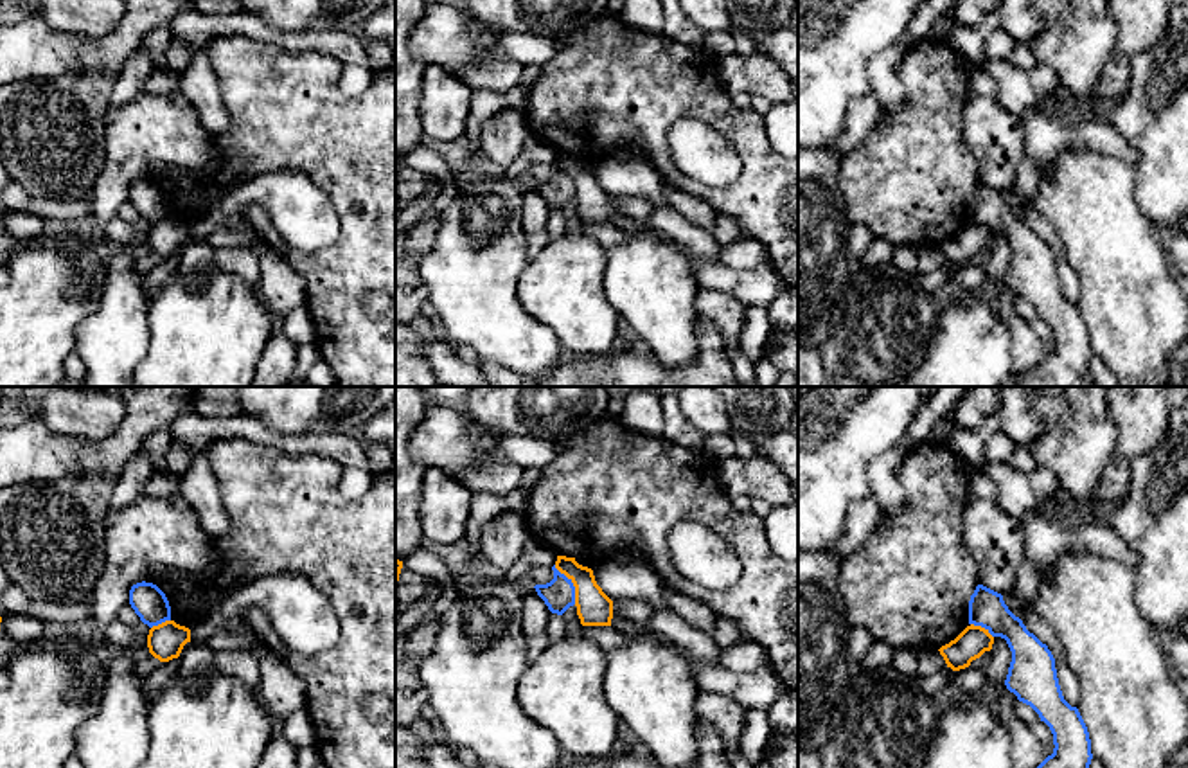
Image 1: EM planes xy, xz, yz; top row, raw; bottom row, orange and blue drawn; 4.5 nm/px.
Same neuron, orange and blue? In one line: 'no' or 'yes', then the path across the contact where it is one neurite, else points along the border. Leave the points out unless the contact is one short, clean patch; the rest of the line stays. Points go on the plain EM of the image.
no; border along xz (554, 162), (572, 180), (576, 200)

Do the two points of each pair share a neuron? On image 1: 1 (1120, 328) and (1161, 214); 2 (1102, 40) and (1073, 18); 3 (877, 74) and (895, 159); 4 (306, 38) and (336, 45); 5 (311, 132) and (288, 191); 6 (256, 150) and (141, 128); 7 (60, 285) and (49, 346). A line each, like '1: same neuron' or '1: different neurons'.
1: different neurons
2: same neuron
3: different neurons
4: same neuron
5: different neurons
6: different neurons
7: same neuron

